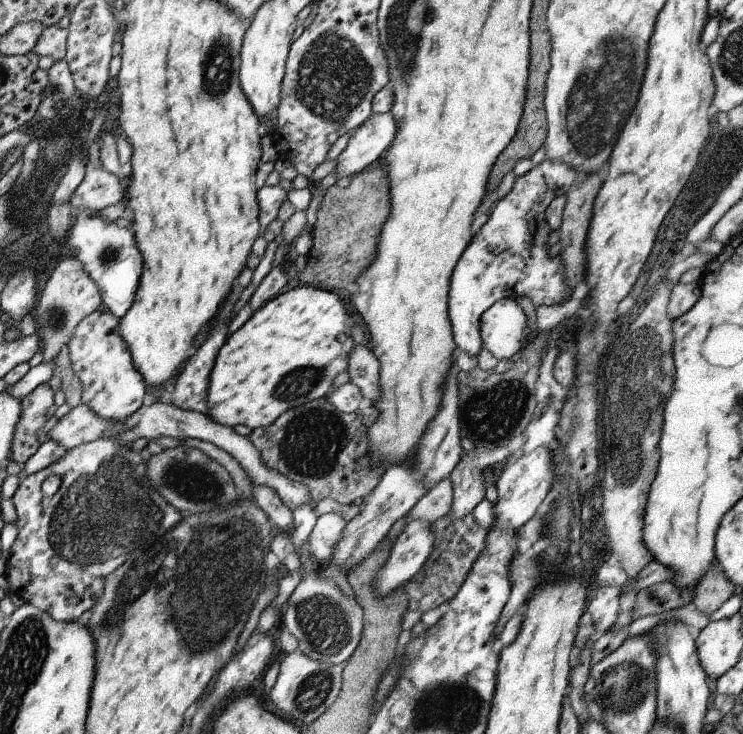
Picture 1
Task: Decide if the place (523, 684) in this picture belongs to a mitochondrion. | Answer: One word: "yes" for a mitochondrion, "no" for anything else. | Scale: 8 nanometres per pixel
no

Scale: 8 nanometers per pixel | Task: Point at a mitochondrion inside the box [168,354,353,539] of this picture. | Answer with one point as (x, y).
(311, 443)

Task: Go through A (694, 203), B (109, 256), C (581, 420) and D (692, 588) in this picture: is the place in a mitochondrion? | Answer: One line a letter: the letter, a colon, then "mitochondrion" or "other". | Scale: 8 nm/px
A: other
B: mitochondrion
C: mitochondrion
D: other

